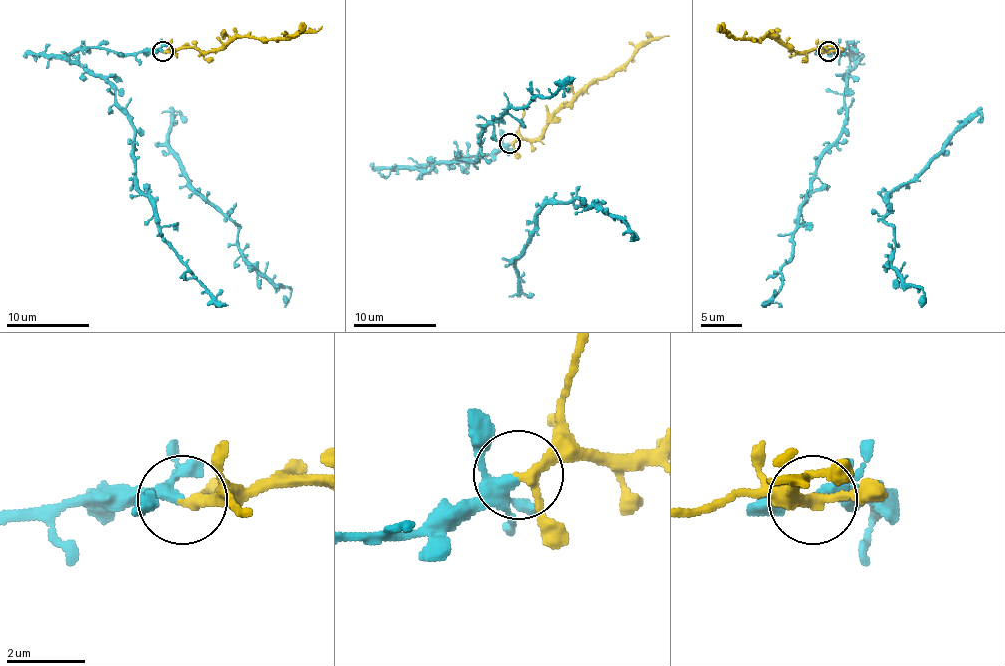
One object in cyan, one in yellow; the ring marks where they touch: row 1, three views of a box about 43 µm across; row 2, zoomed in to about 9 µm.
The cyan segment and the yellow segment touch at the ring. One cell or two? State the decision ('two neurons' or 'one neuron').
one neuron

